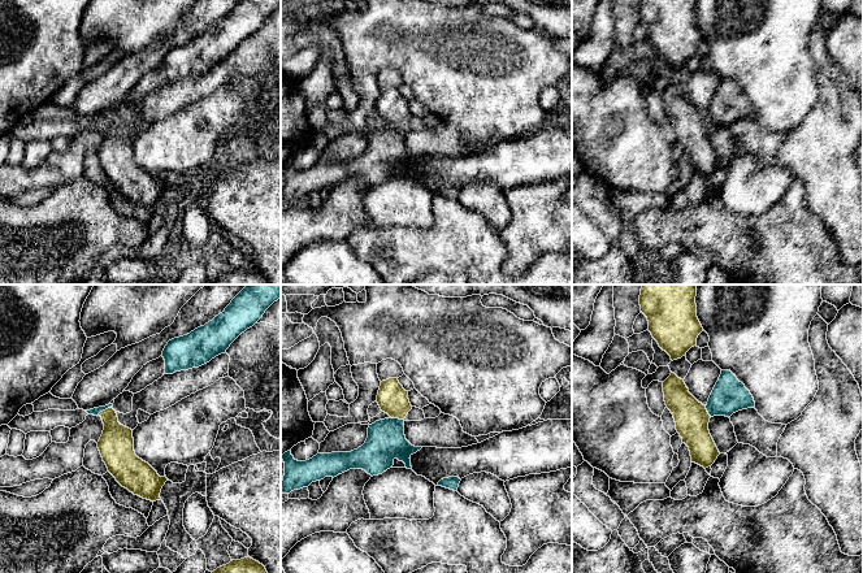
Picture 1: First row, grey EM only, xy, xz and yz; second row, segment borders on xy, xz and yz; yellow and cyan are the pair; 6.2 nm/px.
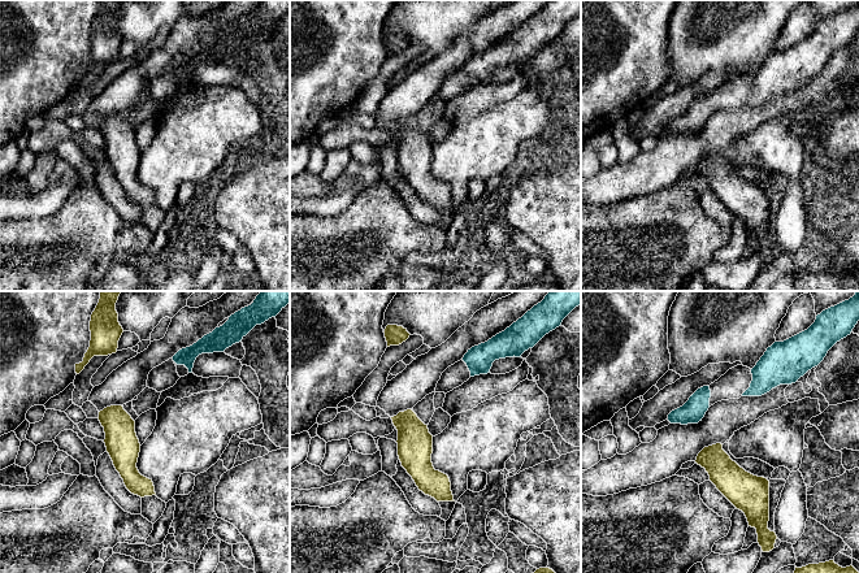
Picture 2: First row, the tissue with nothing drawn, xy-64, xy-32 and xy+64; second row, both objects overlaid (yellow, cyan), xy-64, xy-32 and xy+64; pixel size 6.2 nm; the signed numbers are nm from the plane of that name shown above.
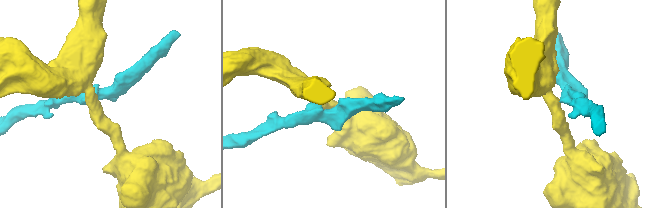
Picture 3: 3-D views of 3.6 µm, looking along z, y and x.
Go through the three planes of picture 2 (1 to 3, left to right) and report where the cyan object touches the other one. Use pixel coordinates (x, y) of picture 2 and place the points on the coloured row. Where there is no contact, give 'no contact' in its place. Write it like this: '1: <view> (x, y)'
1: no contact
2: no contact
3: no contact

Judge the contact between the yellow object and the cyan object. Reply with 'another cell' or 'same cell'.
another cell

